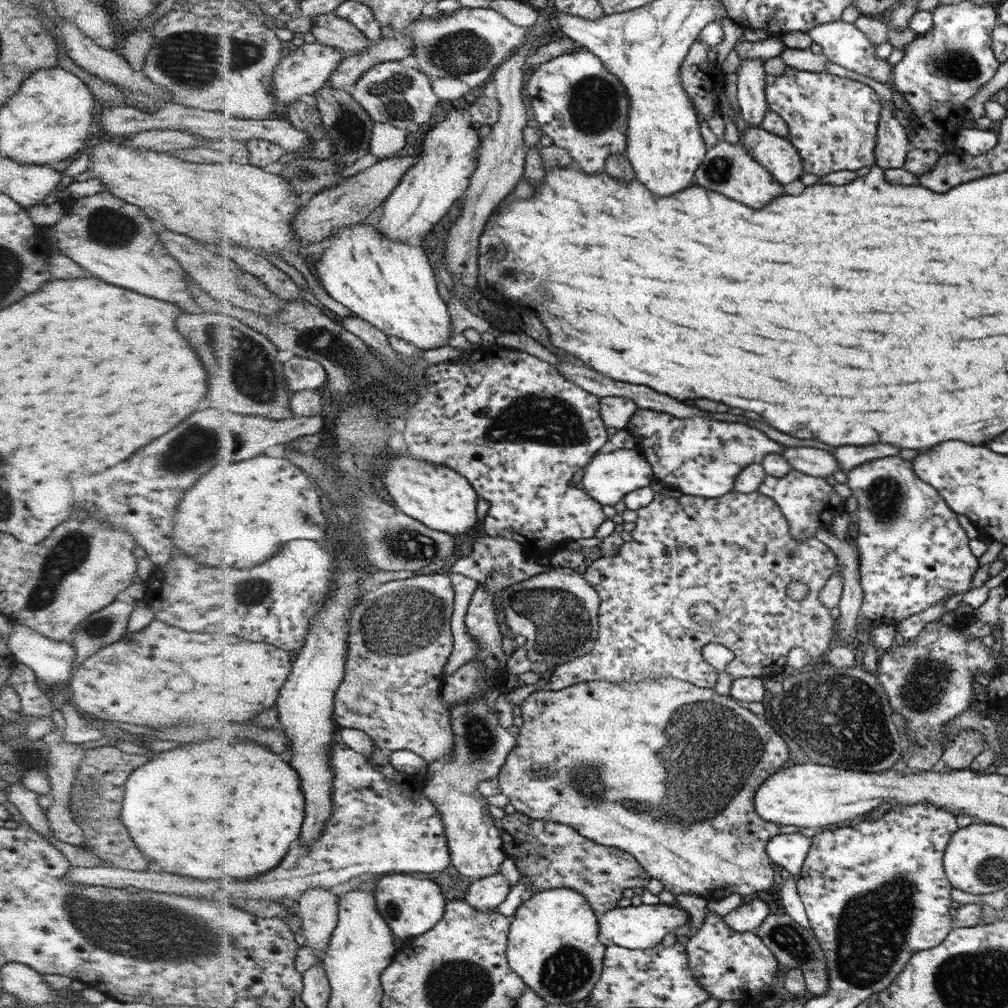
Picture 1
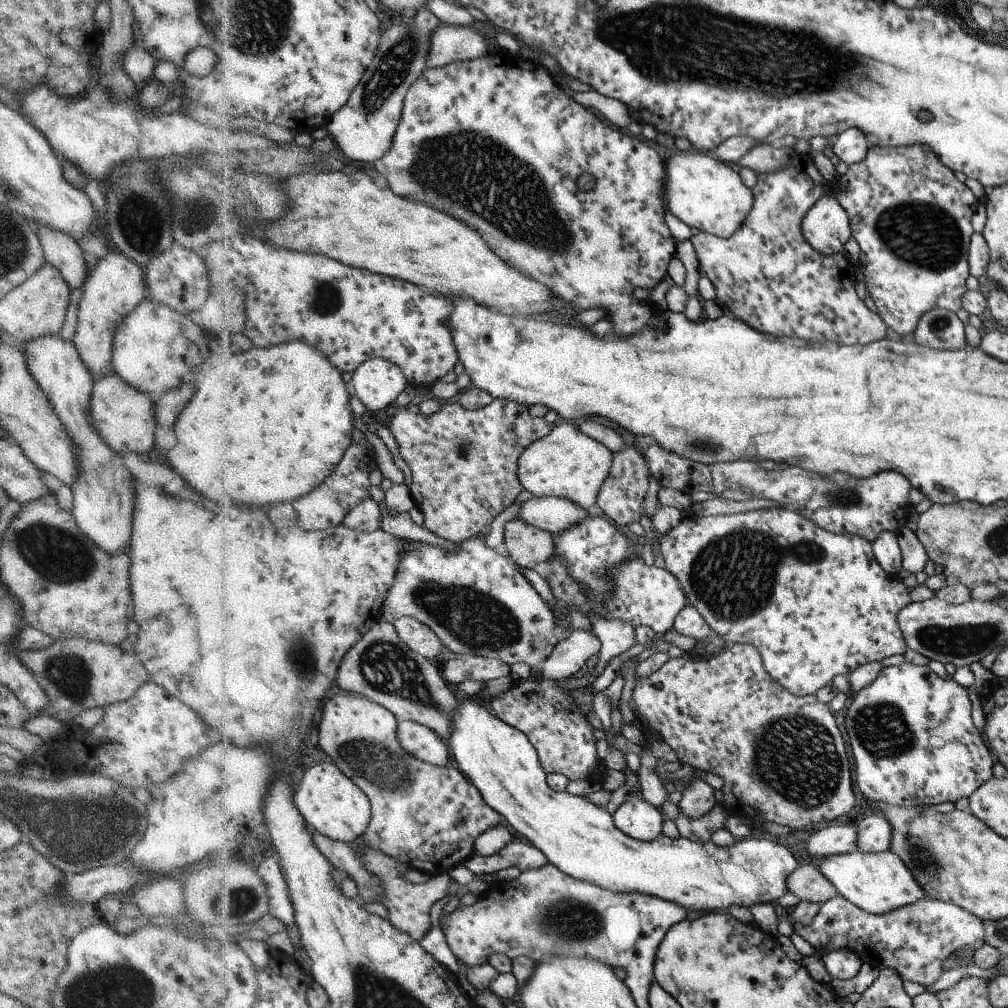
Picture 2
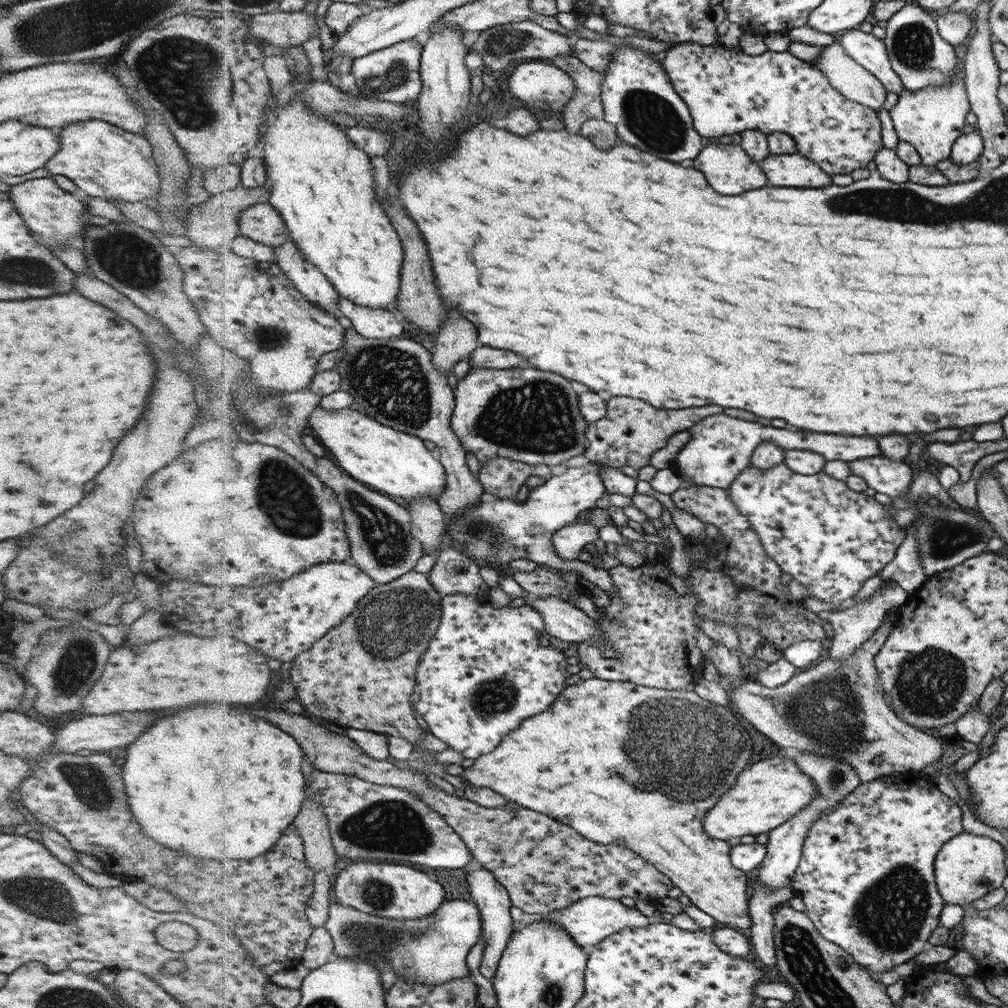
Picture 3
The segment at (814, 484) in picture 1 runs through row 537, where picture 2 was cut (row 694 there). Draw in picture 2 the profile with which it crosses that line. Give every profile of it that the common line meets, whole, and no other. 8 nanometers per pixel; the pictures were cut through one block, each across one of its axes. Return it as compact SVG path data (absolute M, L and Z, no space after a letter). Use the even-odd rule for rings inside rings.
M770 507L737 513L732 515L715 516L690 516L682 519L682 522L674 530L666 532L660 539L661 554L664 558L665 568L679 577L680 584L683 584L684 592L687 592L689 604L694 606L706 620L708 626L716 636L725 640L731 646L736 643L755 645L762 654L763 664L770 673L772 680L783 685L788 692L794 696L808 696L817 692L828 684L833 684L832 680L838 674L848 674L854 672L856 668L871 662L881 662L885 658L906 652L906 643L902 629L899 627L899 612L907 604L912 602L908 588L896 578L898 573L891 574L879 564L875 558L874 545L864 537L850 533L826 532L819 525L814 524L802 514L786 509L785 507Z

